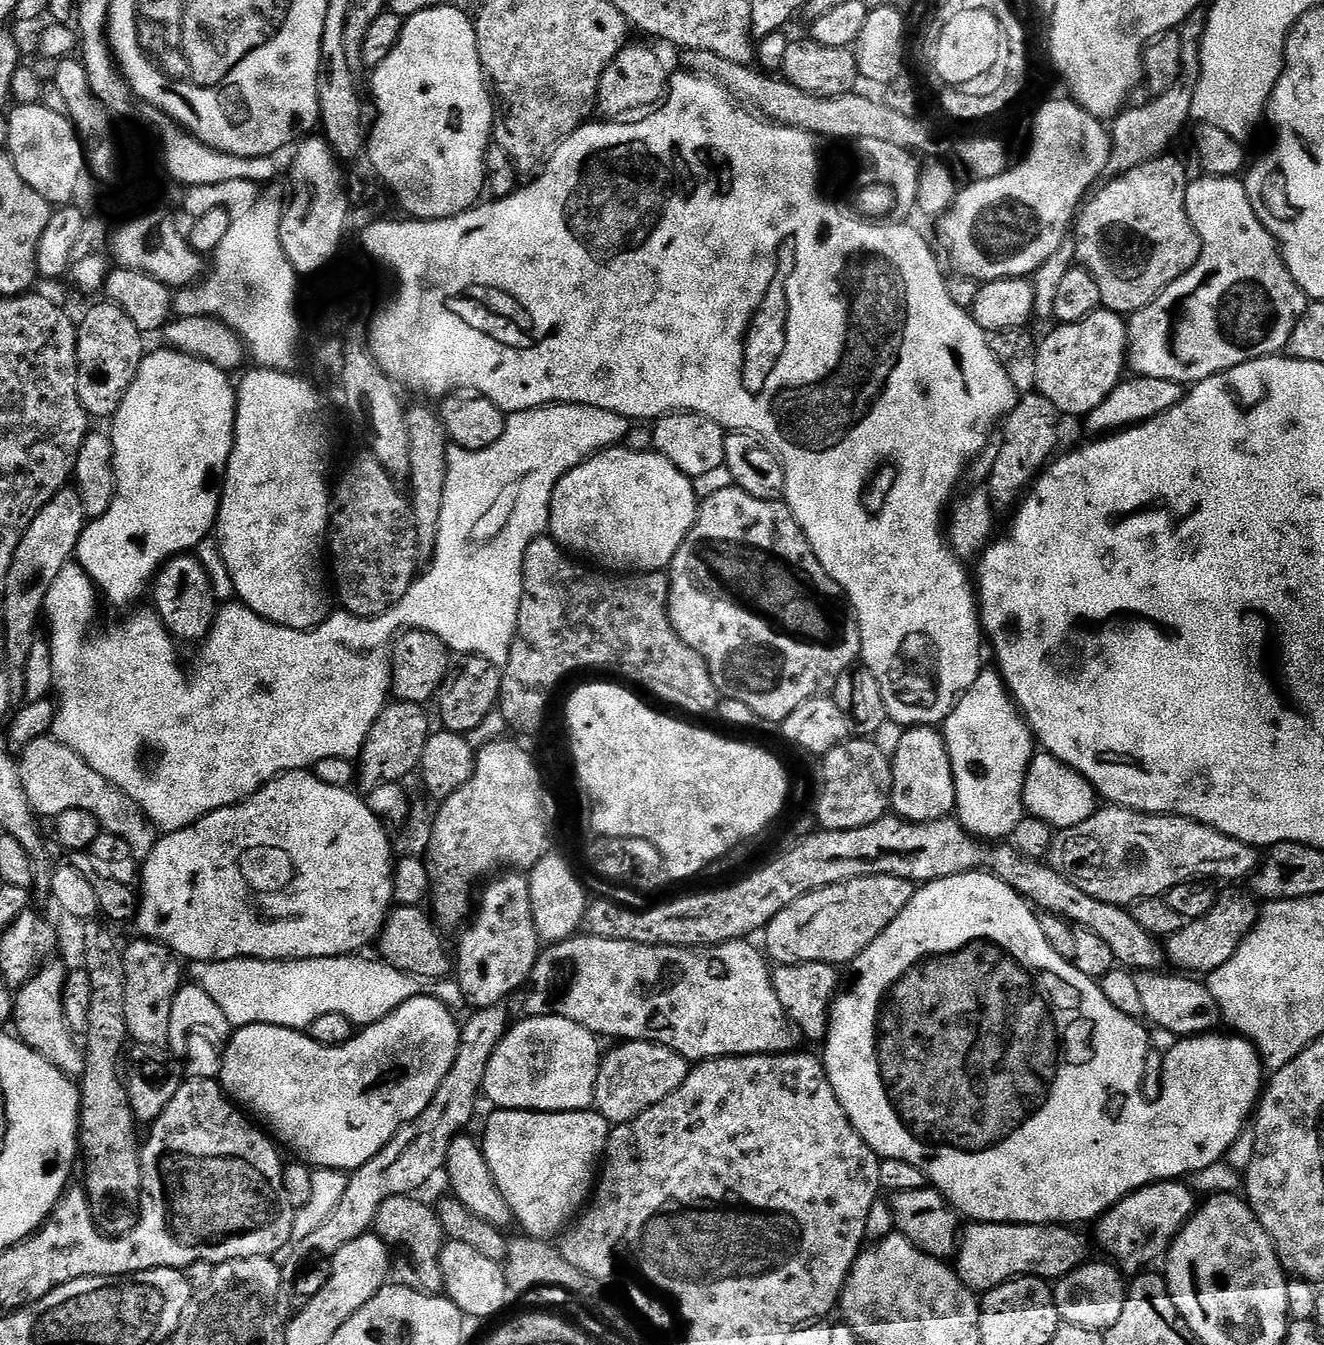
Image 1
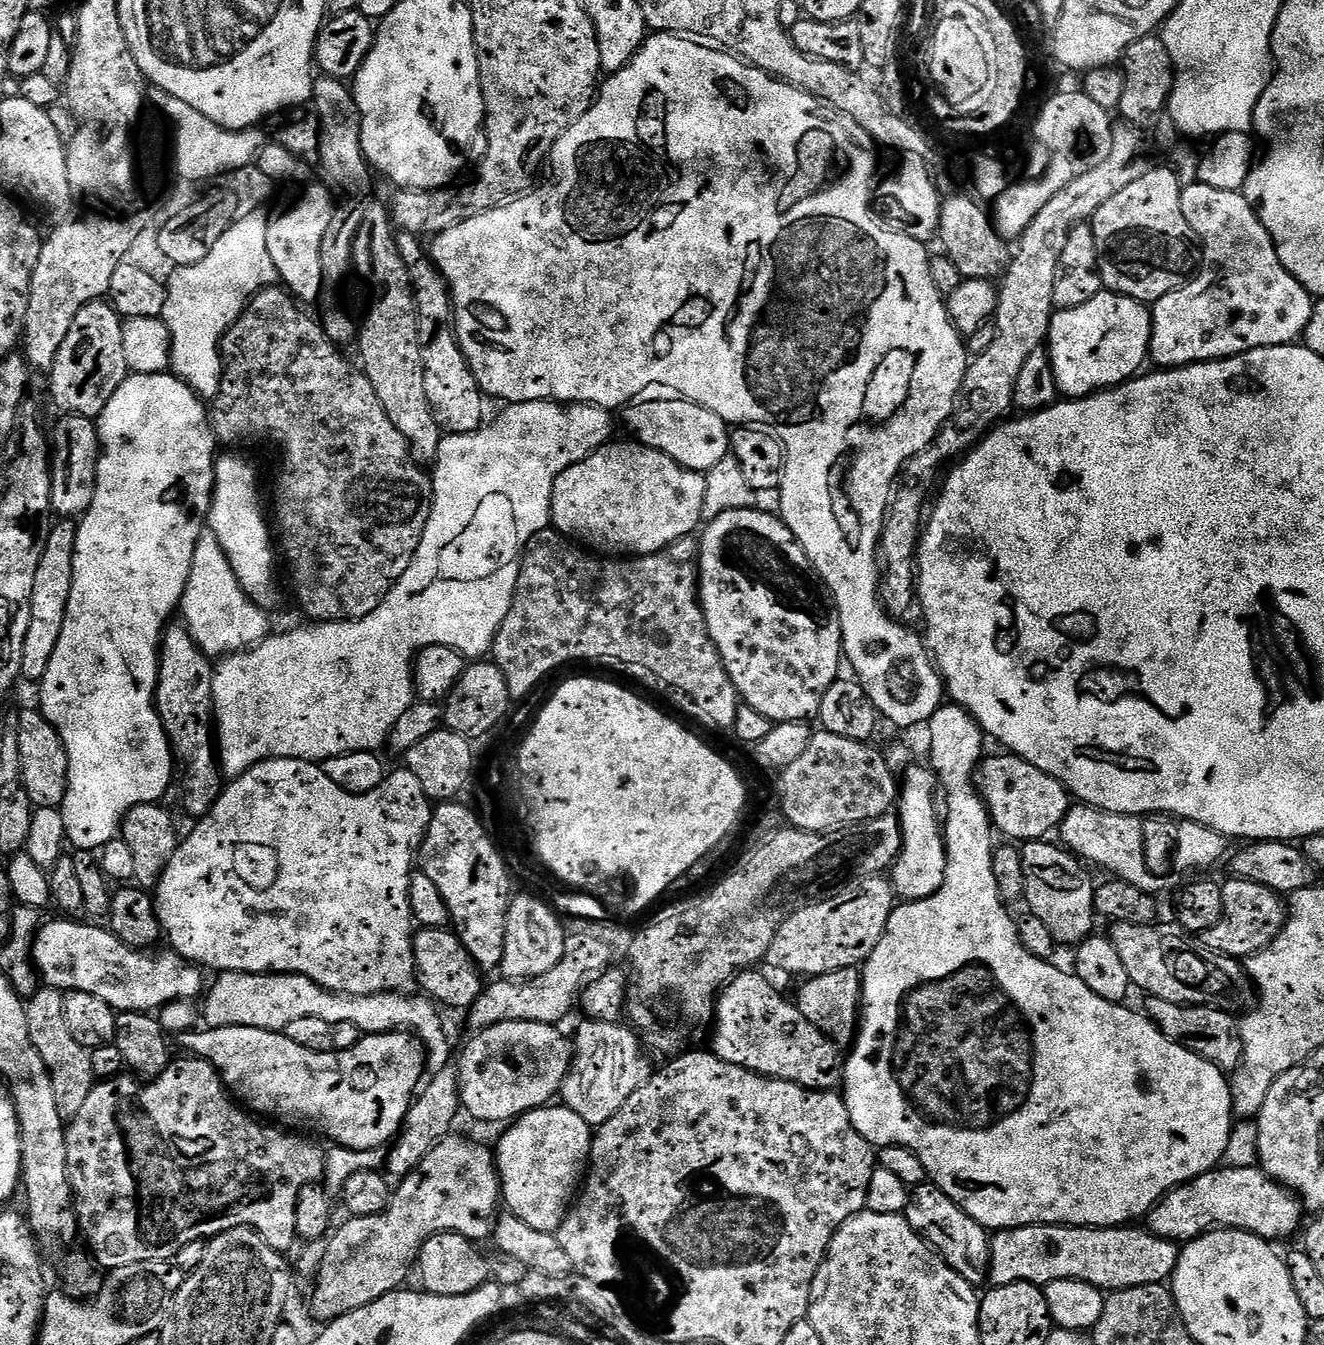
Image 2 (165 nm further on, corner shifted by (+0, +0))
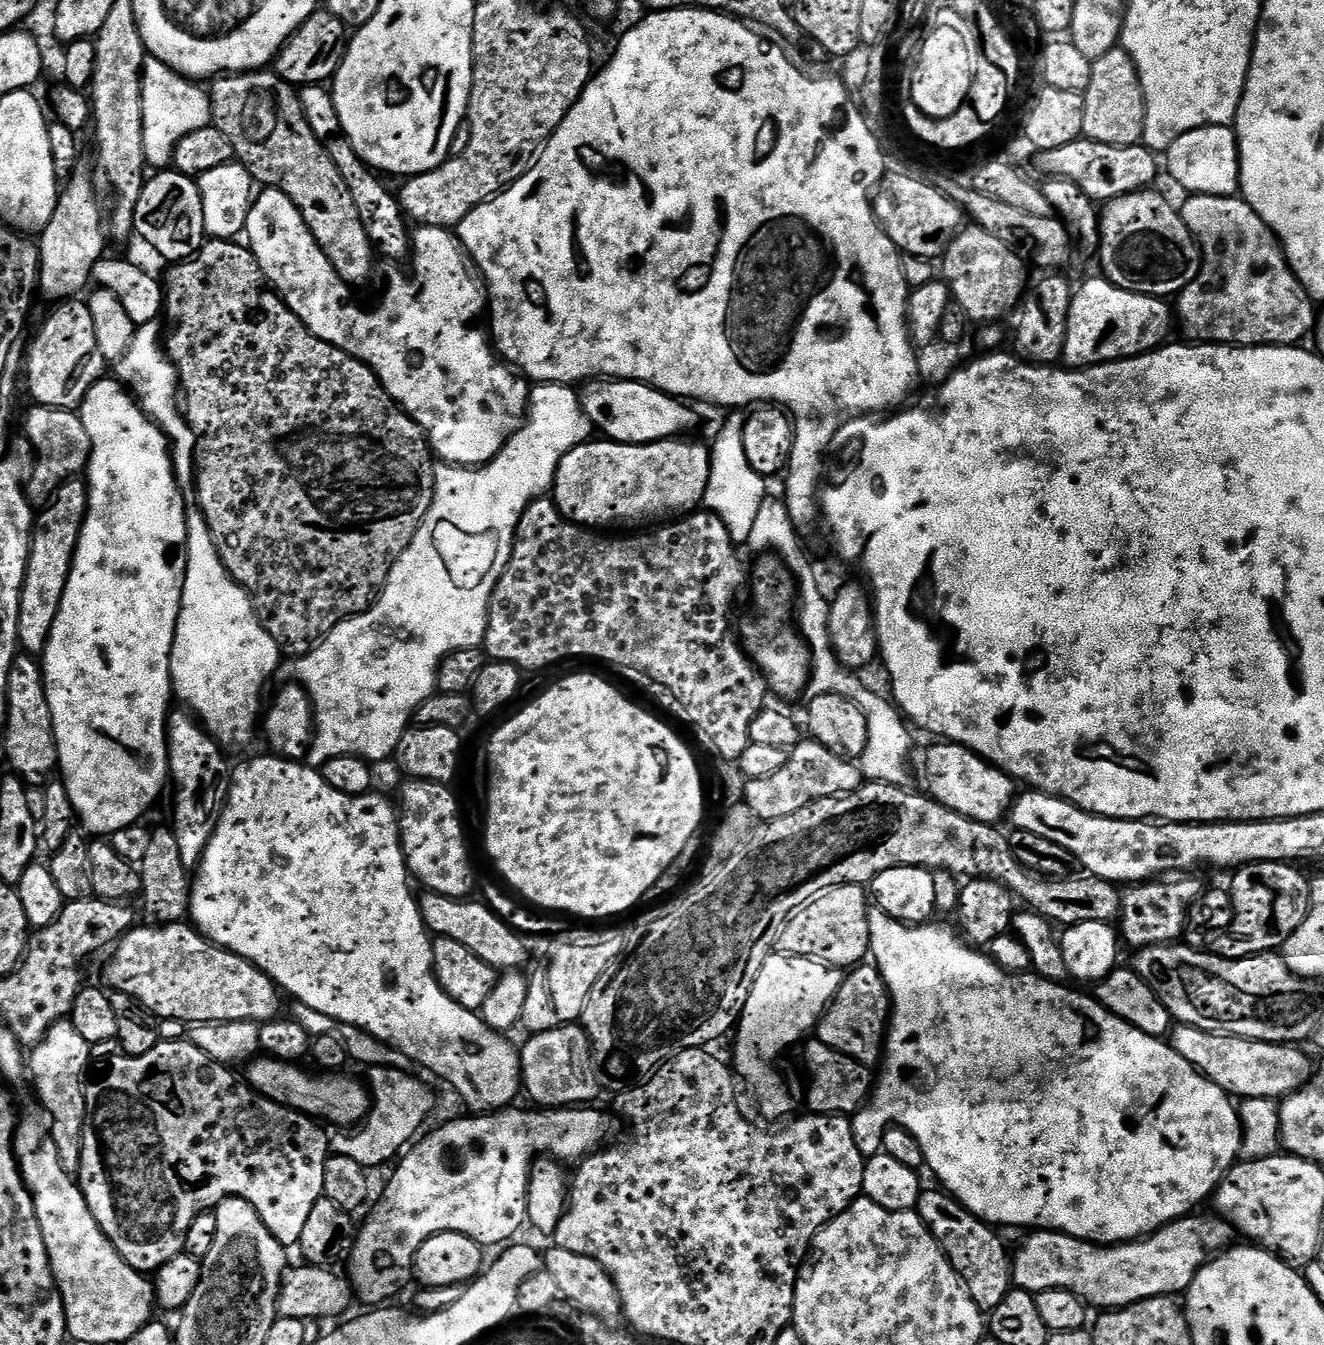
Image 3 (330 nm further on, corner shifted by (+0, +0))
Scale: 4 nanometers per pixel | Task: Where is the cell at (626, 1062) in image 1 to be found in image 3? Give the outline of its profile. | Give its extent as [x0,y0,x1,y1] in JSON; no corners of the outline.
[522,1026,600,1108]

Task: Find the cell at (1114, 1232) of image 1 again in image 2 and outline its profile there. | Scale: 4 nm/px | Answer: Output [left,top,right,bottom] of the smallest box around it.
[1146,1166,1301,1242]

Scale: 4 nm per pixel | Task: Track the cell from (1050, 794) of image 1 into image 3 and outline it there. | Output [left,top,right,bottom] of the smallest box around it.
[924,742,1018,825]

